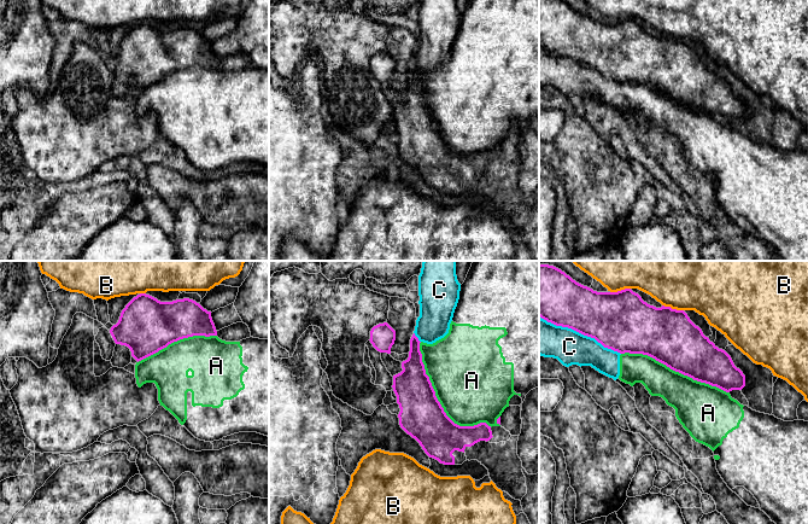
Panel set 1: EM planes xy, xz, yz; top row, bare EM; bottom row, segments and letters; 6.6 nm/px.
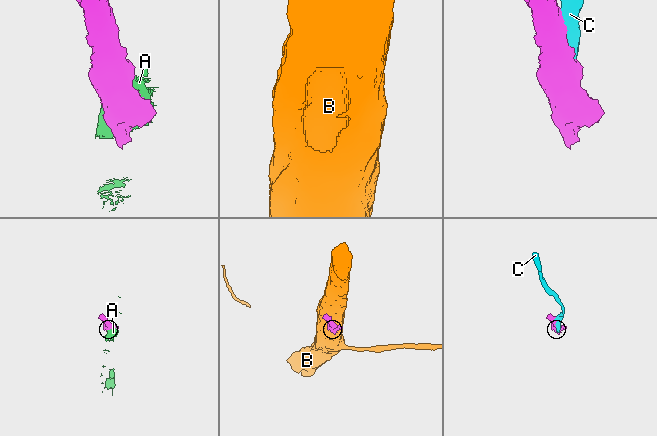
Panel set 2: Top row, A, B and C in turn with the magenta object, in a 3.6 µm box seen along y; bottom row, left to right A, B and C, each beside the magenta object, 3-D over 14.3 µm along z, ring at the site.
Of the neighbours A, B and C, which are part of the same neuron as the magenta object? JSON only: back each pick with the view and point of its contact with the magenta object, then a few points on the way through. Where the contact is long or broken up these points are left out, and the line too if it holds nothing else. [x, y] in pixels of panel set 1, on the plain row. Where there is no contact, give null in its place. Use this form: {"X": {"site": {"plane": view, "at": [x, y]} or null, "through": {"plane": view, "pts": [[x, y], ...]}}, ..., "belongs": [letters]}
{"belongs": []}

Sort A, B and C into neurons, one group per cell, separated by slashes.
A C / B

